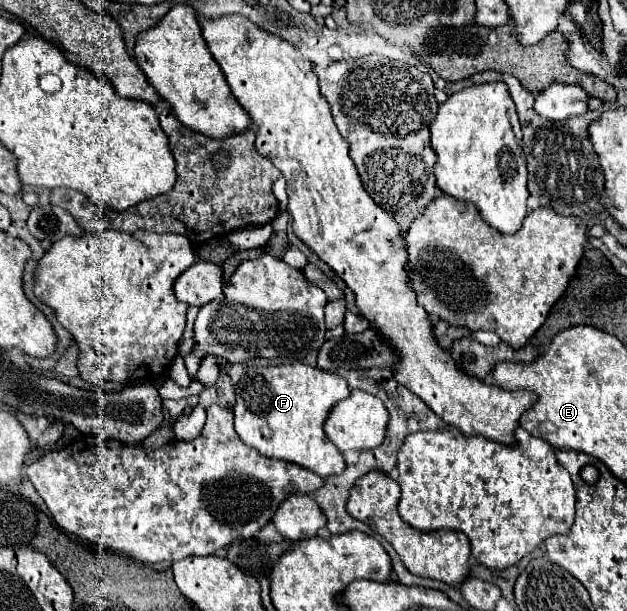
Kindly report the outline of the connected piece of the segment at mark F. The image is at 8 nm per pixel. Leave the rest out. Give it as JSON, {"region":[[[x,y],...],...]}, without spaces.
{"region":[[[305,363],[261,367],[249,371],[237,383],[237,403],[233,407],[235,429],[243,443],[265,457],[297,463],[321,477],[337,475],[345,469],[345,461],[341,451],[323,433],[323,421],[331,407],[347,397],[347,381],[337,373]]]}

